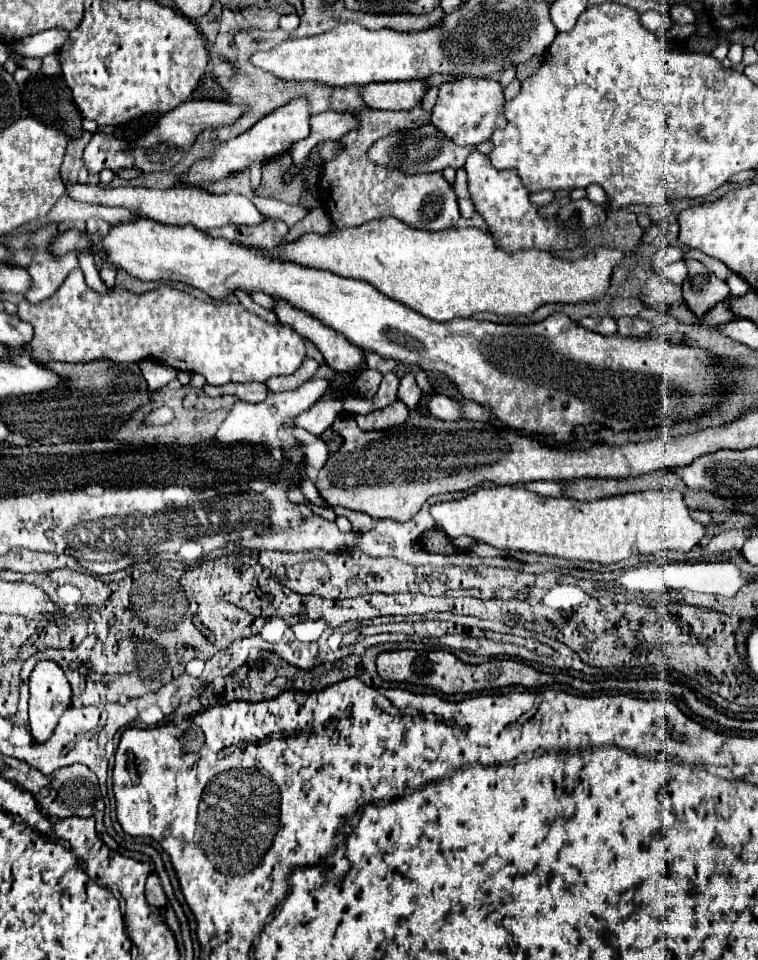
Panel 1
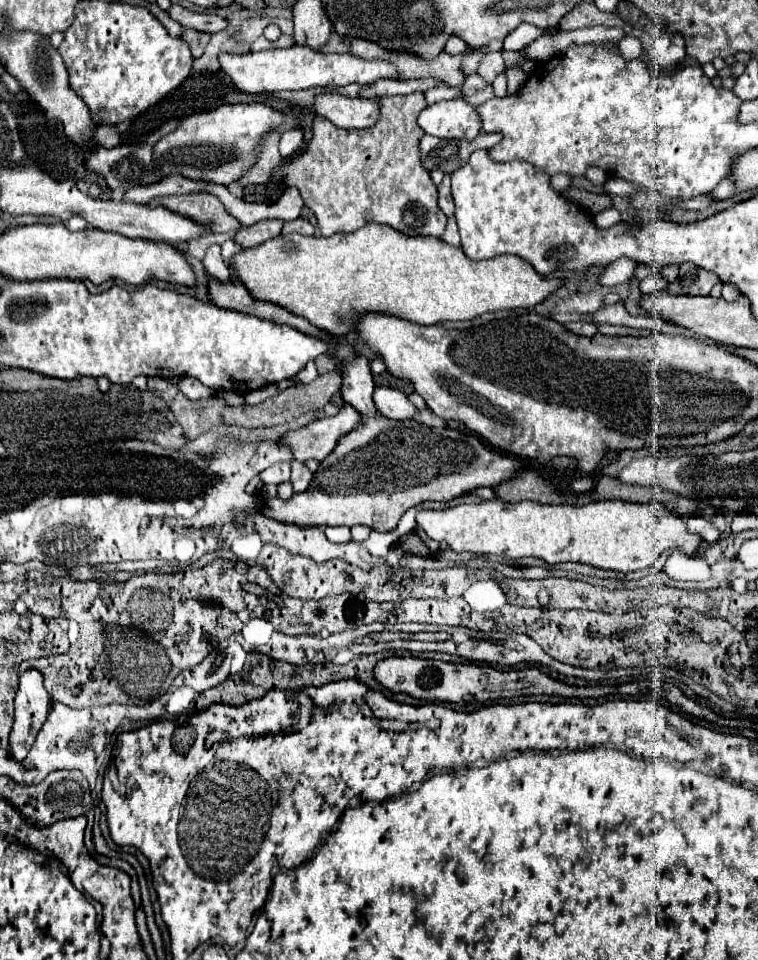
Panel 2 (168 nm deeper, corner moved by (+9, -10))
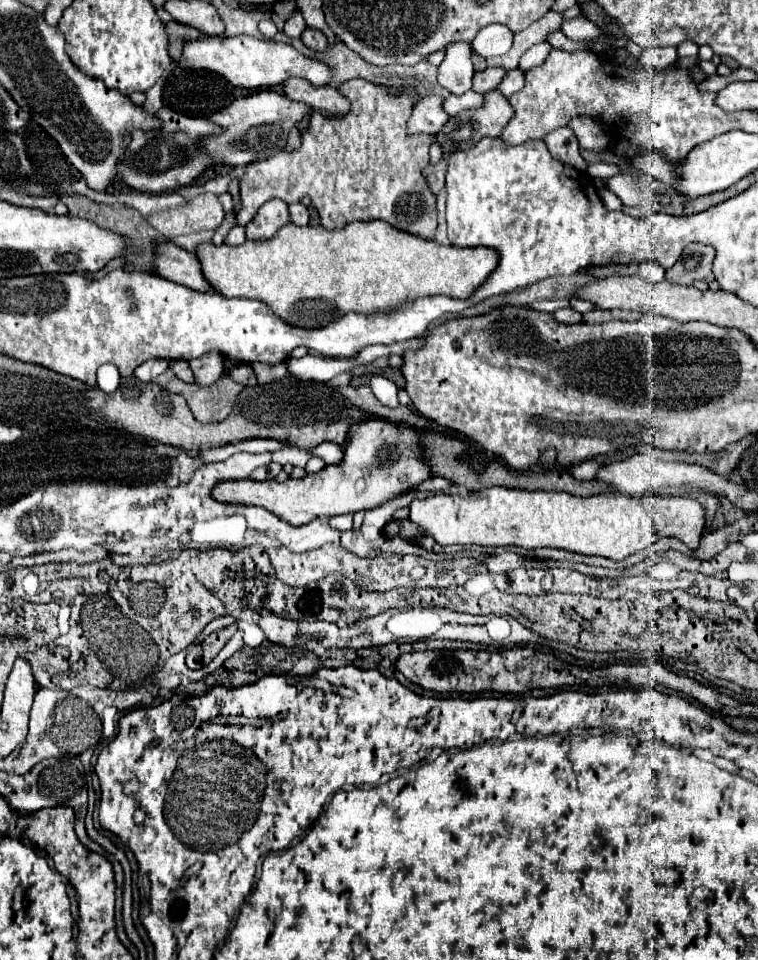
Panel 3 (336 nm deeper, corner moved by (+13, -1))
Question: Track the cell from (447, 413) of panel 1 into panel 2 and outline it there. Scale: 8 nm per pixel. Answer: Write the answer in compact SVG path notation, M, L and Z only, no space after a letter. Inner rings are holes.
M380 386L374 390L374 404L380 414L392 420L410 420L416 414L416 408L408 402L406 394L388 386Z

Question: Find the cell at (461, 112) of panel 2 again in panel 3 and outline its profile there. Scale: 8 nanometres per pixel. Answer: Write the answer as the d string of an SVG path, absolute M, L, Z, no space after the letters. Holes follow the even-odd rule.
M428 95L420 99L408 119L408 131L410 133L438 133L446 123L450 115L444 111L444 97L442 95Z

